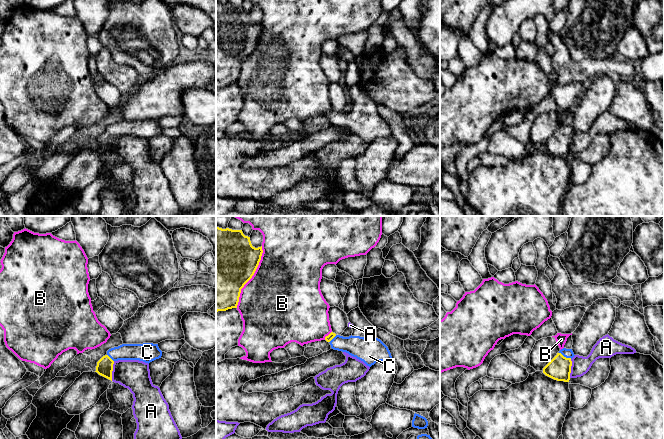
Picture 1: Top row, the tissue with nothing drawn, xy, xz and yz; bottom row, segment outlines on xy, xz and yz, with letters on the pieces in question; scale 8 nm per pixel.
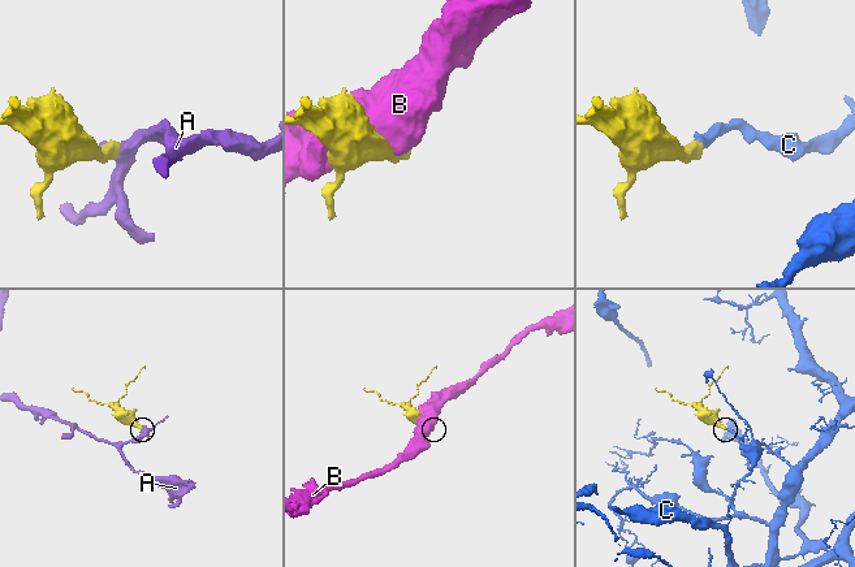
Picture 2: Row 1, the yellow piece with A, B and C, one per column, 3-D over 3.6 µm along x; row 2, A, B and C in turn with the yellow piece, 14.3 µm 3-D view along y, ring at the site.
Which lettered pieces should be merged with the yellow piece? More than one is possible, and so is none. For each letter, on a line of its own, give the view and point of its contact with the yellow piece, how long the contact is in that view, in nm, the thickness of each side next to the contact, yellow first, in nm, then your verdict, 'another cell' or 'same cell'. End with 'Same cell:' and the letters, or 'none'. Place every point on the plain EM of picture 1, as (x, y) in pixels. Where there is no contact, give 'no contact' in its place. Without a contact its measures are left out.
A: xy (112, 146) | 160 nm | 130/240 nm | another cell
B: xz (251, 53) | 550 nm | 500/500 nm | another cell
C: yz (565, 133) | 120 nm | 190/80 nm | same cell
Same cell: C

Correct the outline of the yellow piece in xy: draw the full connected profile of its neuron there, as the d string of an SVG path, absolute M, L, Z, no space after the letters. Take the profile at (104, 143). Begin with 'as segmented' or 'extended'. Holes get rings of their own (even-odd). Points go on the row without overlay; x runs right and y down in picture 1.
extended | M122 120L107 127L107 130L97 138L95 148L112 157L113 140L115 137L139 136L149 140L161 134L161 132L162 127L159 125L158 120Z

